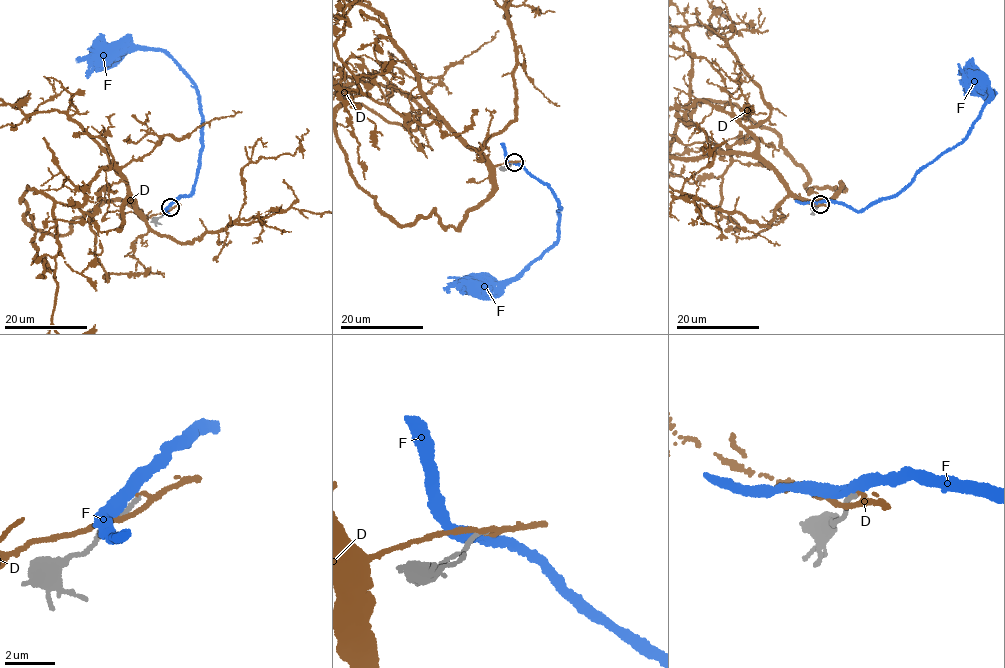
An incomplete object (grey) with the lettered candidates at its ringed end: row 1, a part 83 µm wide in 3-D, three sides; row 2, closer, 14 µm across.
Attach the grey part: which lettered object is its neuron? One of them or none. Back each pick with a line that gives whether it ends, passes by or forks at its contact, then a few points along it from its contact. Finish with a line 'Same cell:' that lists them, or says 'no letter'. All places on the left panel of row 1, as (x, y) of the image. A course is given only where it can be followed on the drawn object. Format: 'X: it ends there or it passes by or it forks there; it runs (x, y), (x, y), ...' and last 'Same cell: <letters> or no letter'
D: it forks there; it runs (169, 210), (147, 218), (128, 197), (117, 232), (43, 141), (39, 96), (24, 88), (32, 96)
Same cell: D

